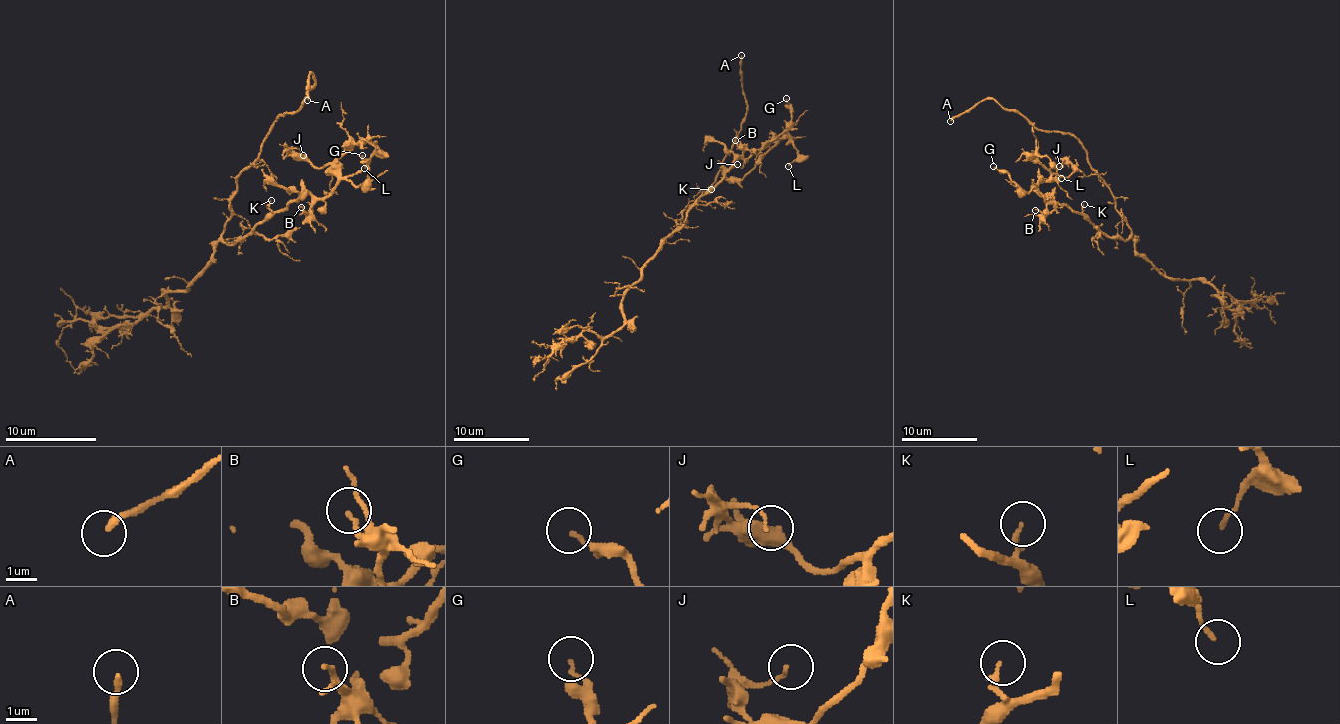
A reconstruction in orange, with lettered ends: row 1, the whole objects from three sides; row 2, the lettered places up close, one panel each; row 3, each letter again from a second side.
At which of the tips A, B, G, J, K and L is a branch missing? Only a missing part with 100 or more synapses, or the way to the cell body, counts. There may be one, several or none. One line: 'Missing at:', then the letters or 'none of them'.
Missing at: A

